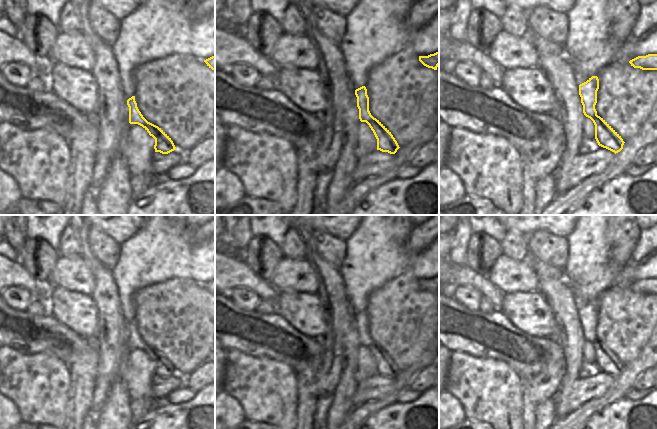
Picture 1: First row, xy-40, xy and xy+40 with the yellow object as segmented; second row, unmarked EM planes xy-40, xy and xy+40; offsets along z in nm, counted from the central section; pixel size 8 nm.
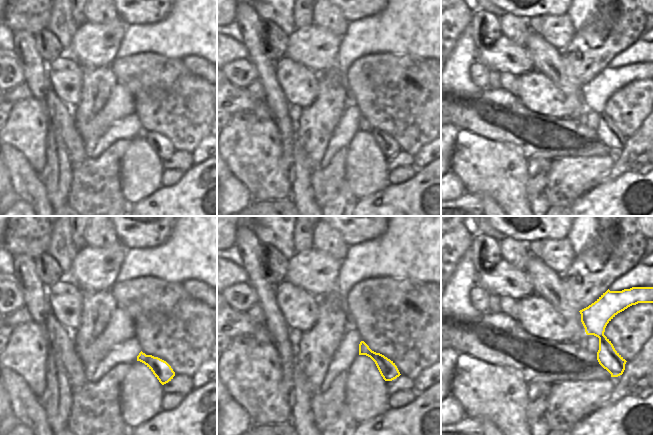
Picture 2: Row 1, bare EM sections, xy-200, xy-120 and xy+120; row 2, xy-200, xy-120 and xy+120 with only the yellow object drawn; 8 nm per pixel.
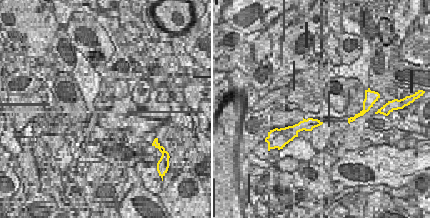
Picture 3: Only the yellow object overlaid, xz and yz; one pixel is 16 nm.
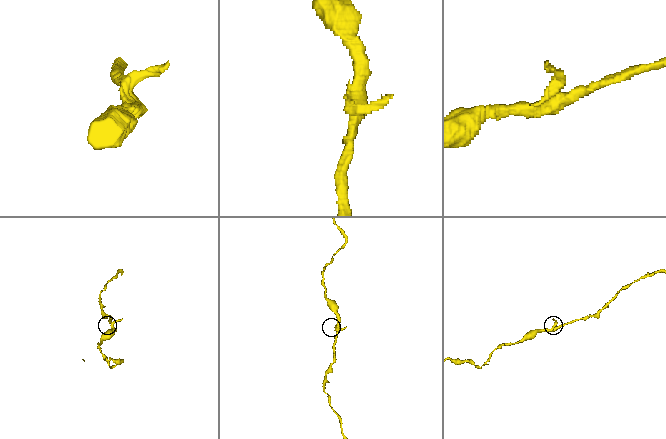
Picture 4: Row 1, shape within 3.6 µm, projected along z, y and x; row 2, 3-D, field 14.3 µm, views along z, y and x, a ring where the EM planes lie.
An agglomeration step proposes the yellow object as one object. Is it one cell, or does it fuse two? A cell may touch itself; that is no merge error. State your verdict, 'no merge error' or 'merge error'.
no merge error

